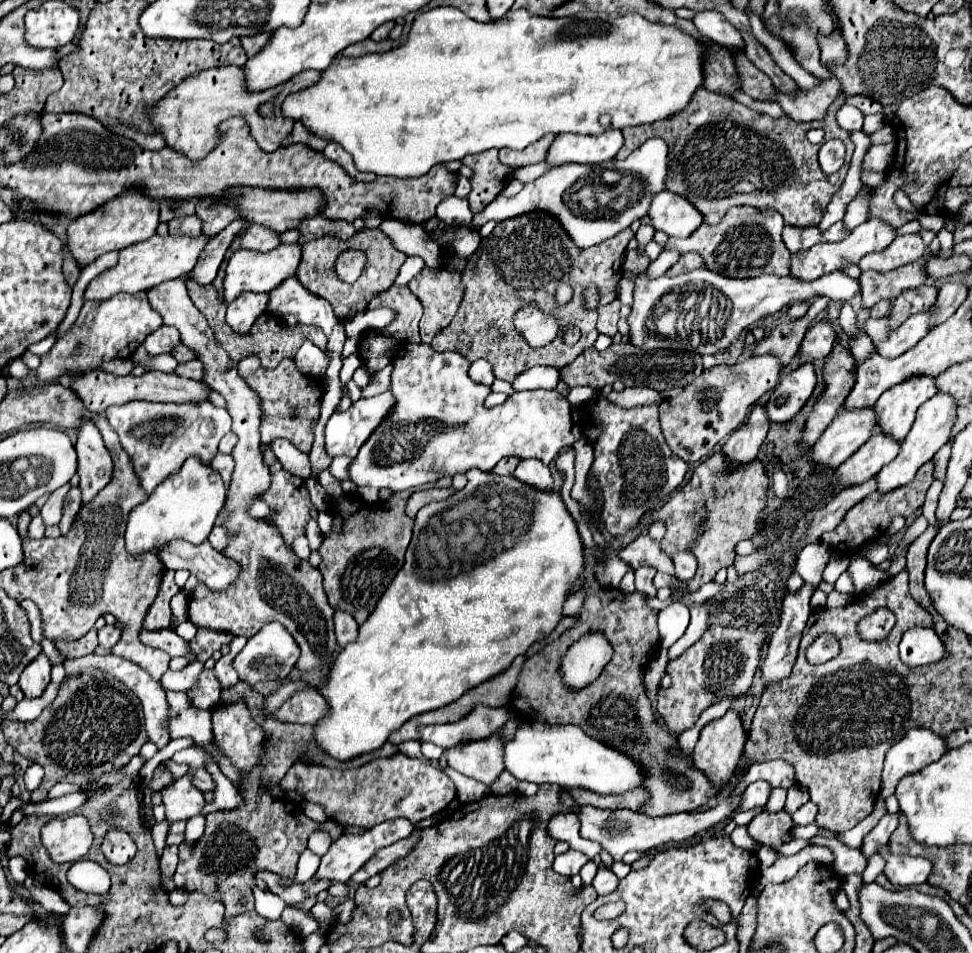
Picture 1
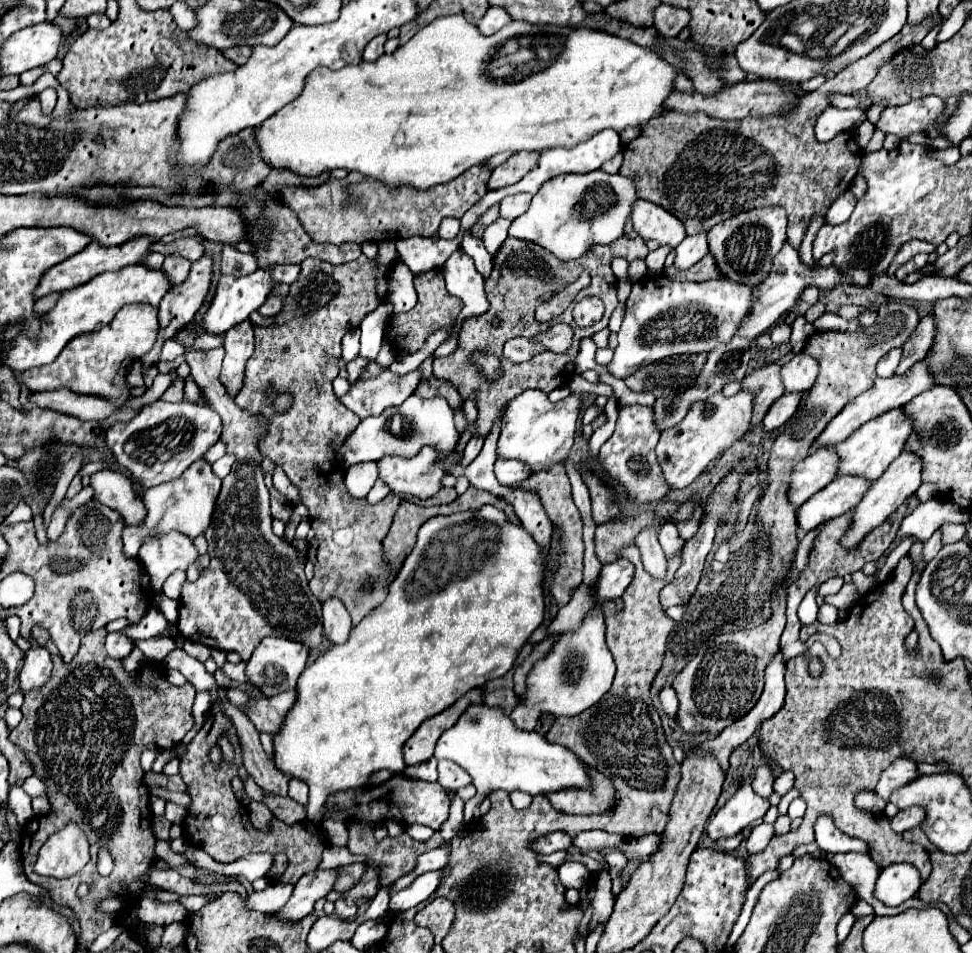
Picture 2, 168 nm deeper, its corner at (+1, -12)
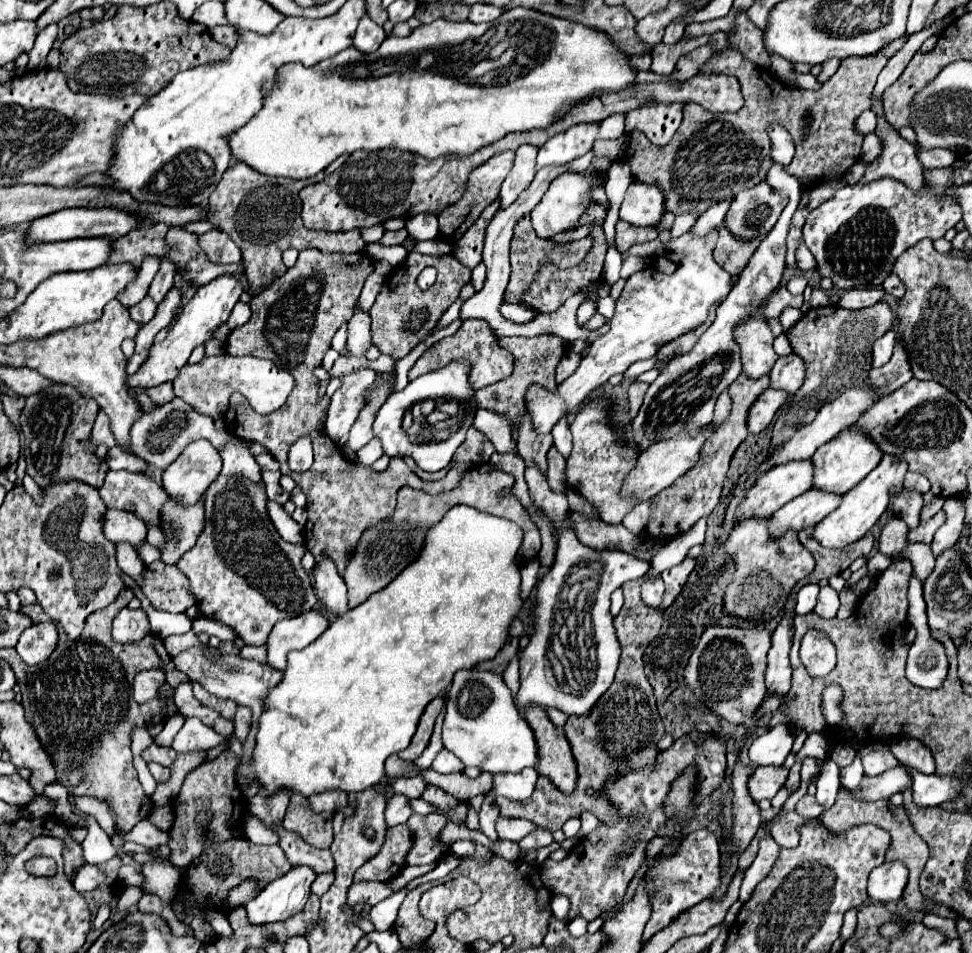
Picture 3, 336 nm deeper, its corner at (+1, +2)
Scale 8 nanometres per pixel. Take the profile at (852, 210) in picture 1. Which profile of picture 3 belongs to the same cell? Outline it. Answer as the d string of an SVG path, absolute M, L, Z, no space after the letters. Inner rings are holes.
M803 242L800 243L796 251L796 261L800 270L813 269L817 265L814 256Z

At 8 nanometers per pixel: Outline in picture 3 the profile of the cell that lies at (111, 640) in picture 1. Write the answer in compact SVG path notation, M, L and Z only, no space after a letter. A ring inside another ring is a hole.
M123 609L113 621L113 641L135 643L149 633L149 619L143 609Z

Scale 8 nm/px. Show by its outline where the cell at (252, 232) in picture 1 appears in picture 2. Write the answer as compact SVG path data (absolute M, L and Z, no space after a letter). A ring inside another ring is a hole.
M223 245L221 249L221 265L219 271L223 275L249 275L257 269L255 257L251 253L239 253L233 245Z

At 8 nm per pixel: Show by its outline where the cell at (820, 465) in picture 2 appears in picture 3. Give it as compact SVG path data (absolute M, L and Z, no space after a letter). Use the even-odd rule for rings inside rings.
M811 459L789 461L787 465L777 465L775 469L769 469L767 473L759 475L757 481L755 481L755 485L747 491L743 503L737 509L735 525L739 521L743 521L743 519L749 519L749 517L767 517L767 515L775 513L785 503L789 503L791 499L795 499L801 493L805 493L811 485L813 485L813 465L811 465Z

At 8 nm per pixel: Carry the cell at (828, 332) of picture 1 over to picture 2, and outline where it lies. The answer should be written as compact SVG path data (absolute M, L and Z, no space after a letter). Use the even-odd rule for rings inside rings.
M797 353L791 361L781 367L781 381L785 393L805 393L817 379L817 361L809 355Z

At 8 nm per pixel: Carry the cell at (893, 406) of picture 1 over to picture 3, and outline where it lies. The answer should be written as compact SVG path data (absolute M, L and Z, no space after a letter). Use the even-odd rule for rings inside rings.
M857 427L845 429L837 437L827 441L825 445L821 445L821 449L811 457L813 467L815 467L813 487L843 495L849 489L853 489L861 479L865 479L879 465L881 457L883 457L883 451L879 447L875 447L875 441L871 441L871 437L867 437L867 433L863 433Z

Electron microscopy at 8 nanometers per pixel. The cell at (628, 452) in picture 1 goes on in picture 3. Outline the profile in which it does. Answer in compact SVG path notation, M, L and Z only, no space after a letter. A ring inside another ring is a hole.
M639 381L631 383L631 387L627 391L627 415L629 415L629 419L637 417L639 407L643 405L643 397L645 397L647 389L649 389L649 383L639 383Z

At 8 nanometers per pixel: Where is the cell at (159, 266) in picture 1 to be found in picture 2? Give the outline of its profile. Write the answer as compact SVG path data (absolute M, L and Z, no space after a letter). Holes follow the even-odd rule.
M131 265L131 267L123 267L119 271L97 275L89 283L83 283L83 287L63 291L59 295L55 307L49 309L45 313L45 317L41 319L39 335L35 339L29 335L19 335L19 337L11 339L9 345L3 349L1 363L11 367L15 373L49 365L73 337L77 337L81 333L99 331L103 325L107 325L115 317L115 313L123 305L147 303L147 305L157 307L161 297L167 291L169 291L169 283L167 283L167 277L163 275L163 271L153 271L153 269L147 269L145 265Z

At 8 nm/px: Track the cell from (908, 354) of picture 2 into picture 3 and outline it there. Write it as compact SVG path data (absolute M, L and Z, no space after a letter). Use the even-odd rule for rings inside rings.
M903 341L895 343L893 357L891 357L891 361L887 365L869 371L869 381L873 385L877 385L883 393L891 393L891 391L899 389L911 377L913 377L913 371L911 371L911 363L909 363L907 351L903 349Z

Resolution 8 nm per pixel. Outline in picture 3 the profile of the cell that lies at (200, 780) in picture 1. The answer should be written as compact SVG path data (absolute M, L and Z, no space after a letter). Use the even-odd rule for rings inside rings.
M149 763L149 771L151 771L151 775L155 777L155 781L157 781L157 783L169 781L169 777L171 777L171 771L169 771L167 767L157 765L157 763Z

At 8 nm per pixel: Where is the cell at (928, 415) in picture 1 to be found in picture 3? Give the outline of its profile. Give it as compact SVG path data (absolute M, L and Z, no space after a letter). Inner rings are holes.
M883 455L881 463L855 489L851 489L851 493L845 493L841 505L833 513L829 513L815 527L815 539L823 547L833 547L833 549L845 547L845 545L855 543L857 539L861 539L879 521L883 511L887 509L889 497L891 497L891 489L893 487L903 487L905 473L907 473L907 461L899 461L897 457Z

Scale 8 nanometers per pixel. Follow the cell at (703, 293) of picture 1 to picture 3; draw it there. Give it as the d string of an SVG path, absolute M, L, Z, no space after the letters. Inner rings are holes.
M717 231L707 237L699 237L699 247L695 253L685 257L685 263L677 267L673 275L661 273L657 267L649 265L643 271L631 275L617 299L617 309L611 319L611 329L591 343L587 355L581 359L577 371L557 385L555 391L543 389L541 385L529 385L525 393L527 413L533 421L533 431L539 435L551 433L555 423L573 413L587 395L601 387L611 375L623 373L631 363L639 359L651 359L661 345L673 341L675 337L697 329L709 317L709 309L723 303L733 287L733 275L715 263L711 249L715 247Z

